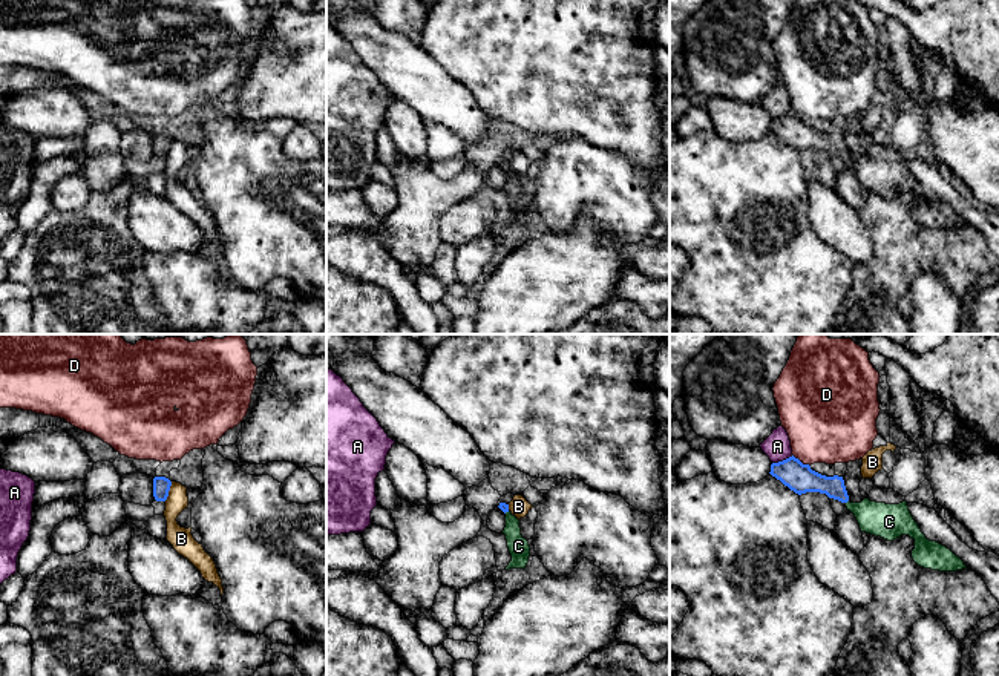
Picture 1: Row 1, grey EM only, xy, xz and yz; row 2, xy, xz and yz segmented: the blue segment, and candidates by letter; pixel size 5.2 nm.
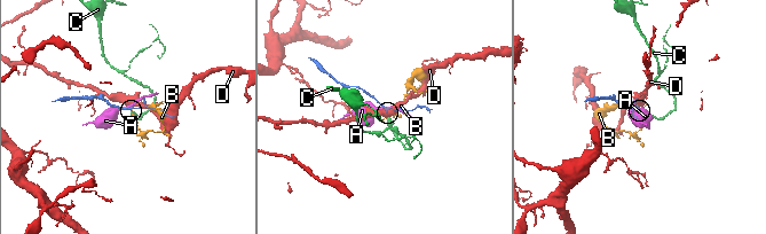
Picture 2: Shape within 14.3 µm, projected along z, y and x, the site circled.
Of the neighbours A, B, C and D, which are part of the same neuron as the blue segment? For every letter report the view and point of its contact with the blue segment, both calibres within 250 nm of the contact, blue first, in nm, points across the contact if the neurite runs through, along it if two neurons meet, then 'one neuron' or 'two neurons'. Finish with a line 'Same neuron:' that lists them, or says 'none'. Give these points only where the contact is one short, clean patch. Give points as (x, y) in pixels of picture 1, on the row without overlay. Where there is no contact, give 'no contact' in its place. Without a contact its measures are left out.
A: meets blue in yz at (783, 117); 150 nm thick on the blue side, 140 nm on the other; two neurons
B: meets blue in xy at (167, 147); 90 nm thick on the blue side, 110 nm on the other; border along xy (172, 138), (164, 157); two neurons
C: meets blue in xz at (506, 167); 50 nm thick on the blue side, 110 nm on the other; runs through xz (503, 163), (506, 167), (518, 203); one neuron
D: meets blue in yz at (799, 117); 150 nm thick on the blue side, 420 nm on the other; border along yz (792, 111), (808, 121); two neurons
Same neuron: C

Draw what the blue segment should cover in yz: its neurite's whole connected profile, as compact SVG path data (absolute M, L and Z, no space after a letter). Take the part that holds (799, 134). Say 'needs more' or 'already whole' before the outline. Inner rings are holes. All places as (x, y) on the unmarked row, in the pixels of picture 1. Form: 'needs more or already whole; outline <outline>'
already whole; outline M794 112L783 118L772 120L769 130L798 152L820 149L841 159L849 158L843 133L821 132L812 127L809 121L803 121Z

